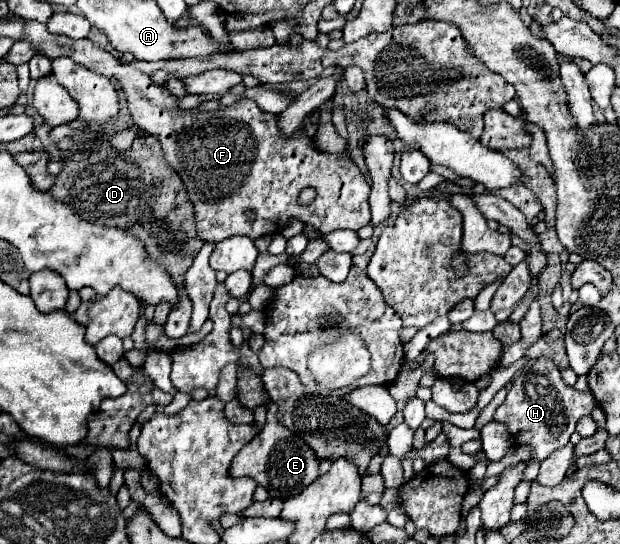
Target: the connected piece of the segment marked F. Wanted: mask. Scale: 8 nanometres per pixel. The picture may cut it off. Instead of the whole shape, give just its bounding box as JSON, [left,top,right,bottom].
[22,20,370,242]

